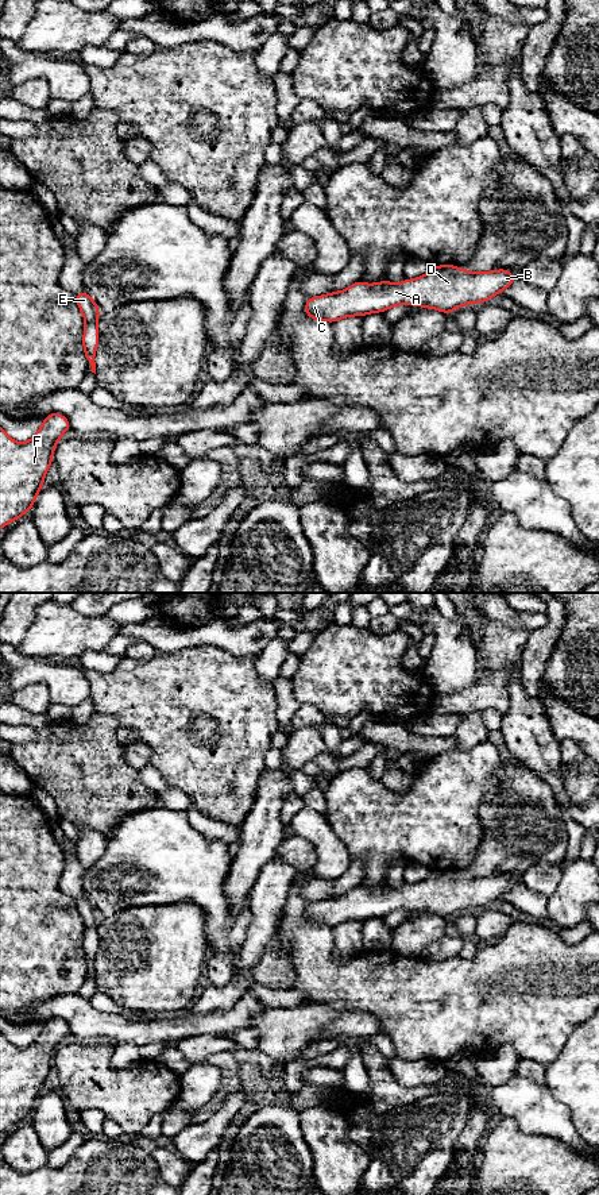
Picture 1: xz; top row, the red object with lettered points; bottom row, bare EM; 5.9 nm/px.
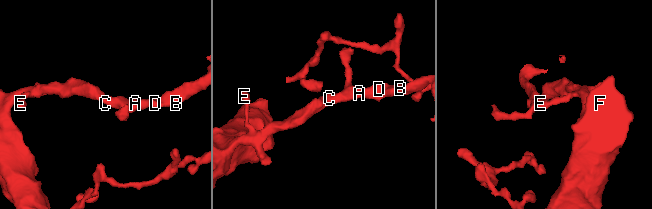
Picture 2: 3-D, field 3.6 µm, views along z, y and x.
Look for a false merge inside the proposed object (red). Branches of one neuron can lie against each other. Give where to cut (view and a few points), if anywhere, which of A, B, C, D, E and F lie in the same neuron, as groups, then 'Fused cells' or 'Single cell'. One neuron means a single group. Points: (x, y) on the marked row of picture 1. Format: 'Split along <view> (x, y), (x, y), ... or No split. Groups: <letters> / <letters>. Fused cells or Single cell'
No split. Groups: A B C D E F. Single cell

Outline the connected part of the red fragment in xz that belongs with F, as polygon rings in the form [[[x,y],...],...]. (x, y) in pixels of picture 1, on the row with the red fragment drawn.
[[[61,413],[47,415],[34,437],[26,443],[12,440],[0,427],[0,529],[34,506],[36,494],[43,487],[45,475],[53,463],[54,448],[61,435],[69,429],[72,429],[70,423]]]

